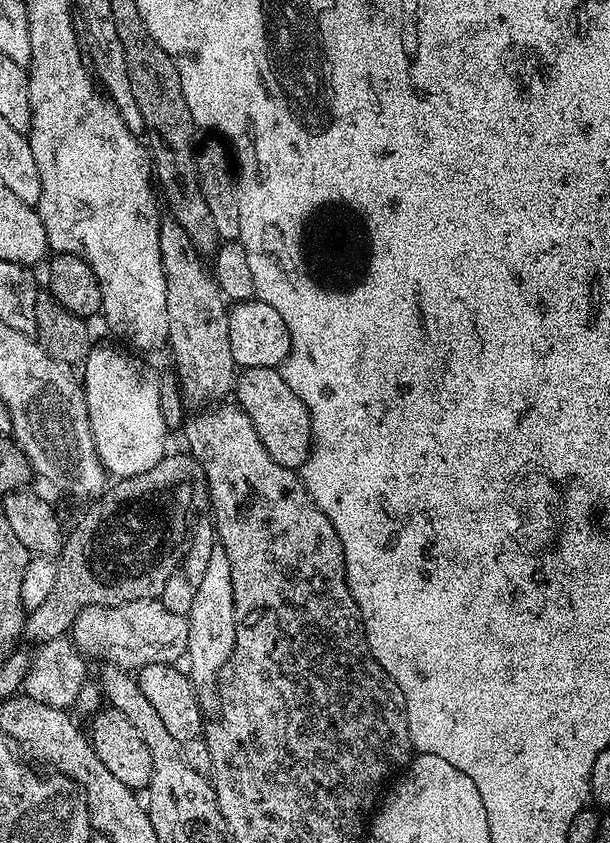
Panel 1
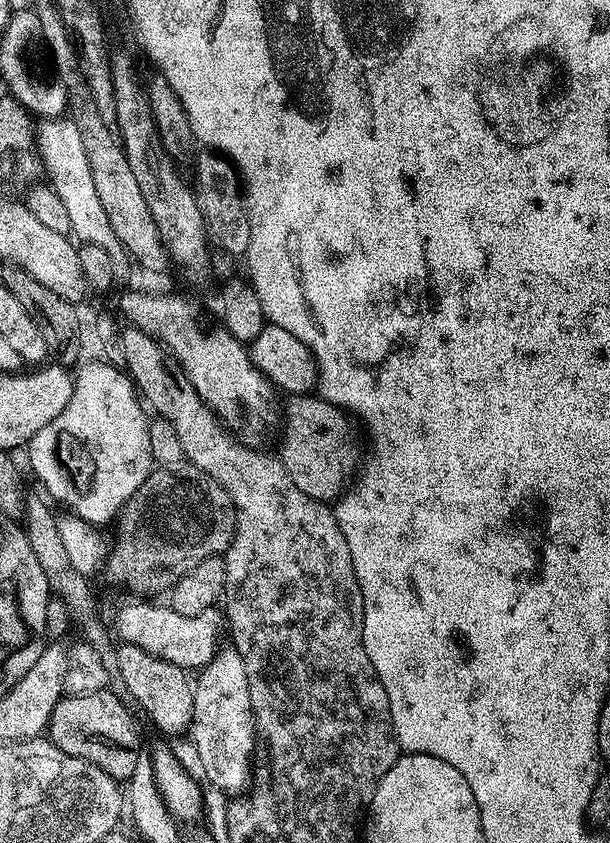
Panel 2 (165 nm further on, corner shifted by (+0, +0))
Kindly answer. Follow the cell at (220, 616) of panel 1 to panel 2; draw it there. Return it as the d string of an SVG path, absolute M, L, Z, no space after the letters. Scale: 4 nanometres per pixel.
M221 647L210 663L199 669L194 684L194 718L190 737L196 743L196 756L200 759L200 768L205 776L203 779L208 779L214 787L224 792L236 794L249 783L254 768L252 751L255 748L257 751L258 737L256 719L252 717L248 671L244 659L236 647L227 647Z

